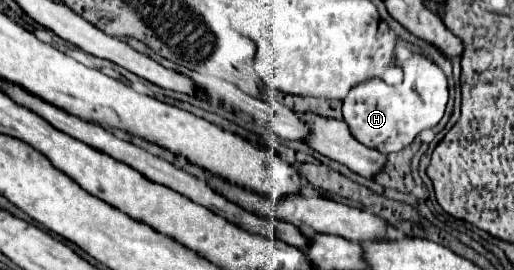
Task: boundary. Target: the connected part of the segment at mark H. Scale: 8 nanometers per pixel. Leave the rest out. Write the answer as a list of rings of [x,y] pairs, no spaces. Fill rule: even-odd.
[[[409,54],[397,62],[401,62],[405,72],[401,86],[387,86],[377,80],[363,82],[361,86],[355,86],[343,102],[343,120],[347,122],[351,134],[361,144],[375,148],[381,154],[407,148],[421,130],[433,128],[443,118],[447,104],[447,78],[431,58]]]

